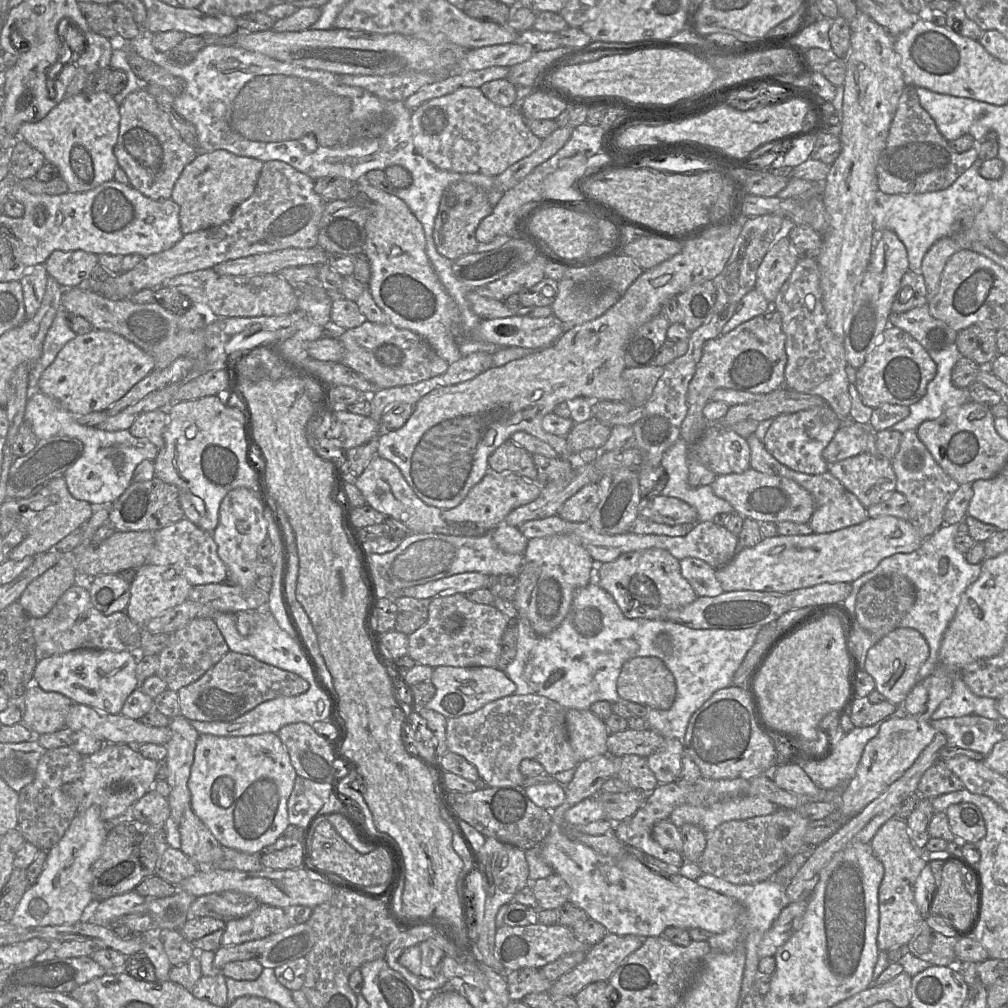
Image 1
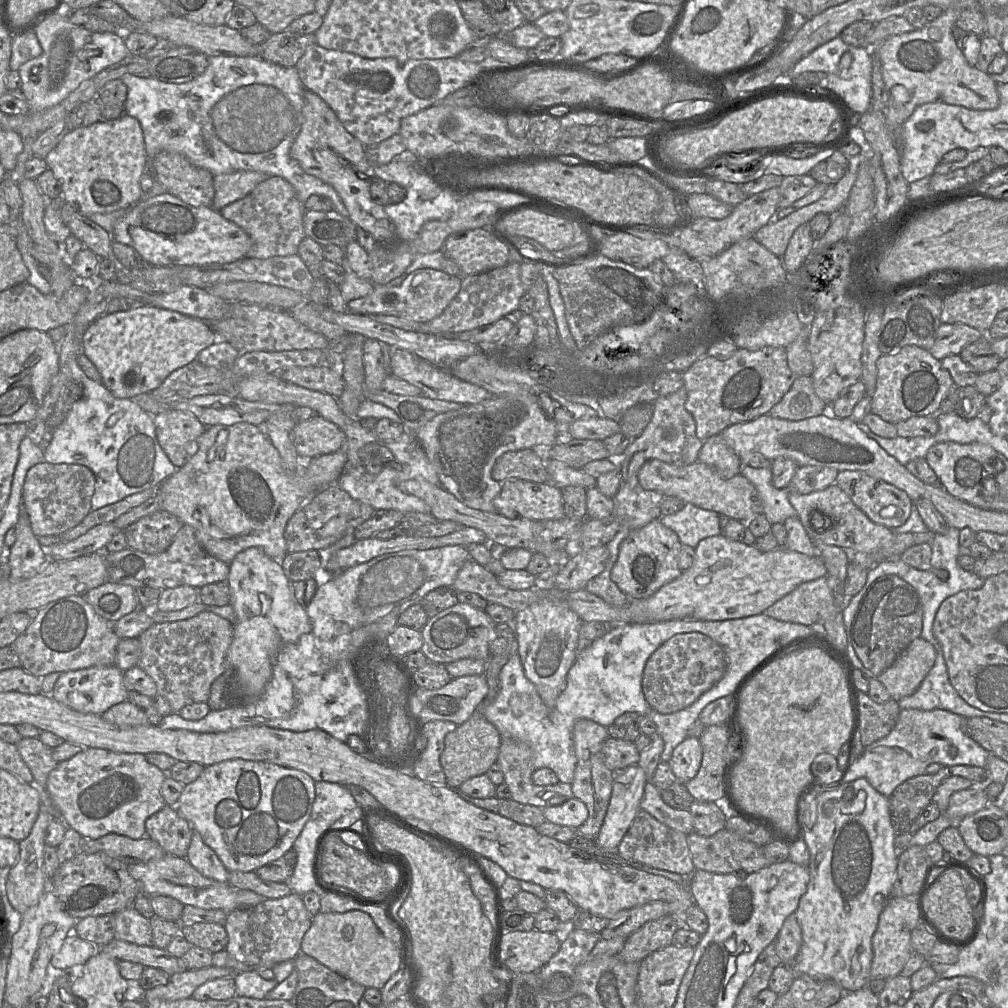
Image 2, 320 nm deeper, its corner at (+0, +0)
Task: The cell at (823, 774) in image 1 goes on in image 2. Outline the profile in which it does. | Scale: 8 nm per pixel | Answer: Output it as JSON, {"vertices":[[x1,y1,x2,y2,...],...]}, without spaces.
{"vertices":[[919,709,900,710,900,715,891,732,884,738,866,746,863,754,857,759,853,759,850,768,840,781,840,785,865,778,873,788,889,798,894,789,905,780,927,774,926,769,932,763,948,767,968,765,985,768,990,753,962,730,962,722,963,717,943,709,930,711]]}

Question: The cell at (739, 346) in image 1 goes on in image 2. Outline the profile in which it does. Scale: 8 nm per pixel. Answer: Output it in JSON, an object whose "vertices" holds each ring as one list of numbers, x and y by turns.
{"vertices":[[764,347,756,351,739,348,726,360,710,356,696,359,683,373,683,382,687,391,685,408,695,420,697,437,705,441,732,424,768,414,796,377,788,366,783,347]]}

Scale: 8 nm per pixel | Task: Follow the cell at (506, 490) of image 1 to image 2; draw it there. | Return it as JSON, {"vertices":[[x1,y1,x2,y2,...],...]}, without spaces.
{"vertices":[[507,479,494,499,496,511,510,519,526,518,534,521,559,520,565,516,561,489,550,481,535,483,521,479]]}

